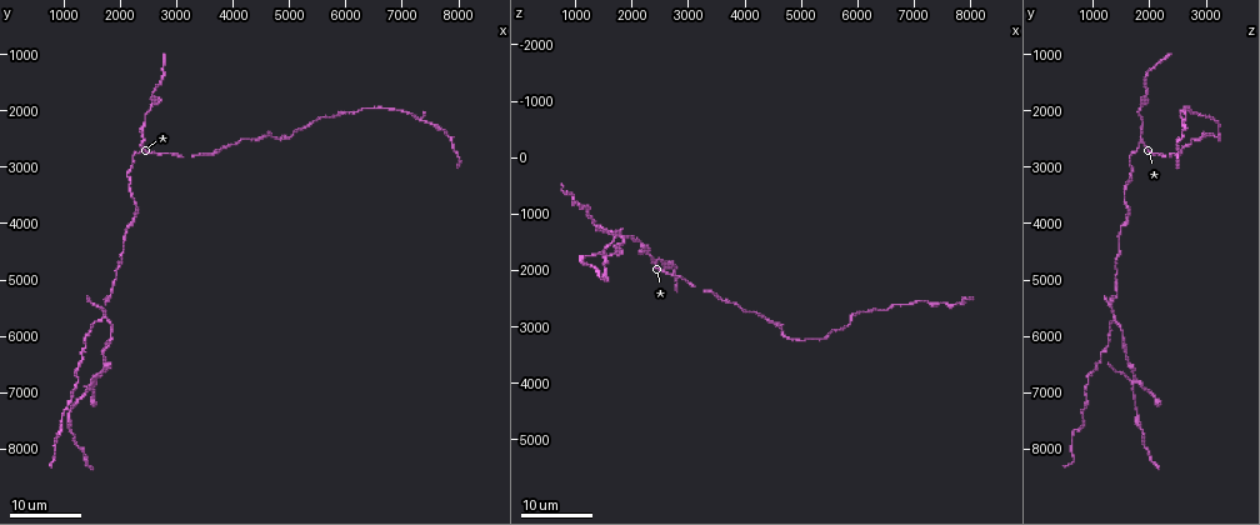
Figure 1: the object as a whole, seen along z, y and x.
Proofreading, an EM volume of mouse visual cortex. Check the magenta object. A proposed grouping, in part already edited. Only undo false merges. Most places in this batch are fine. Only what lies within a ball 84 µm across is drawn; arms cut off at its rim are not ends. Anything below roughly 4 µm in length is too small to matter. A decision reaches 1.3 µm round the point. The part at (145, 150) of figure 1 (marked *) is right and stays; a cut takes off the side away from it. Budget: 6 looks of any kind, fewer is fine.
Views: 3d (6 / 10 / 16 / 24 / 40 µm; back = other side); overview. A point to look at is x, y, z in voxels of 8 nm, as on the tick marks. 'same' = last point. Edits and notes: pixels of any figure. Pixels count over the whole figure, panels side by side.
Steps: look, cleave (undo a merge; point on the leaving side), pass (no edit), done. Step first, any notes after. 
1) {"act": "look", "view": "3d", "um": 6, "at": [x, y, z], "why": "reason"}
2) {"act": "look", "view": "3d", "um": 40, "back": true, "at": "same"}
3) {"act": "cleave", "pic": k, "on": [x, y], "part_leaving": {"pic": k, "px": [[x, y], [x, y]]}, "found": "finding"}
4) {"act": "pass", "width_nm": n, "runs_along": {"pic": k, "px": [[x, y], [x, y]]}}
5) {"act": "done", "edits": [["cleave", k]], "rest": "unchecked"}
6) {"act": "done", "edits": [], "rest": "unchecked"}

{"act": "look", "view": "3d", "um": 16, "at": [2400, 2550, 1850], "why": "three-way junction"}

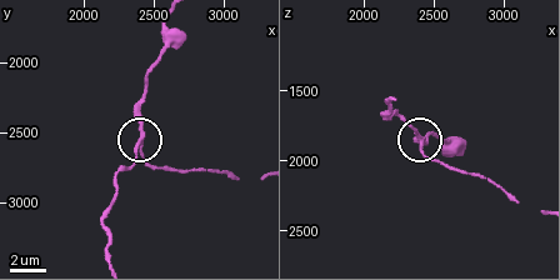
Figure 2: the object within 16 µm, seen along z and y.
{"act": "look", "view": "3d", "um": 6, "at": [2400, 2560, 1860]}

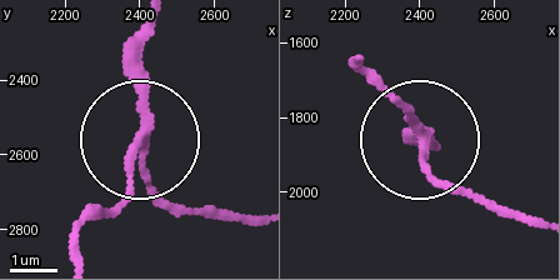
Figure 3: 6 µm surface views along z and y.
{"act": "pass", "width_nm": 170, "runs_along": {"pic": 3, "px": [[153, 186], [145, 23]]}, "found": "all the same cell"}

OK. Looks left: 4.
{"act": "look", "view": "3d", "um": 24, "at": [2600, 1650, 1950], "why": "sudden change in width"}

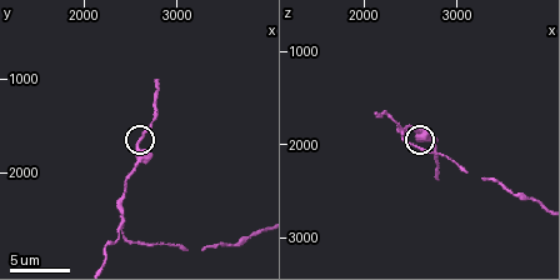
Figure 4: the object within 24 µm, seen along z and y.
{"act": "look", "view": "3d", "um": 6, "at": "same", "why": "closer look"}

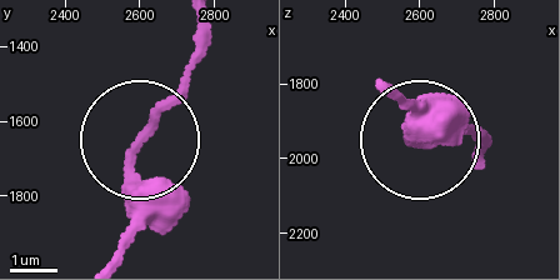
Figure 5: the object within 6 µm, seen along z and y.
{"act": "pass", "runs_along": {"pic": 5, "px": [[114, 255], [134, 148], [209, 44]]}, "found": "one cell here"}

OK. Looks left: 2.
{"act": "look", "view": "3d", "um": 16, "at": [1700, 5700, 1400], "why": "three arms meet"}

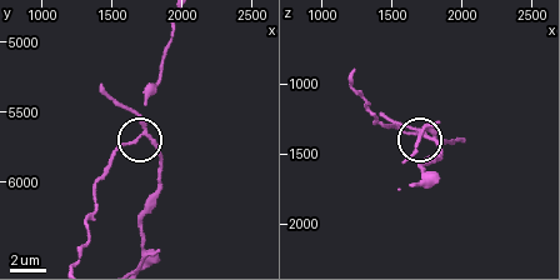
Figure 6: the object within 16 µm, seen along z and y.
{"act": "look", "view": "3d", "um": 10, "at": "same"}

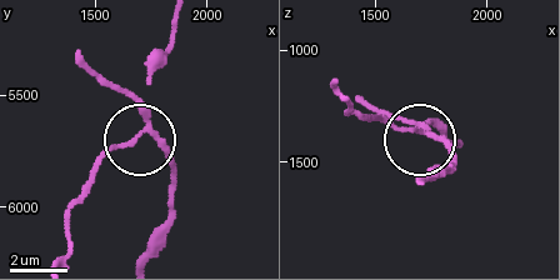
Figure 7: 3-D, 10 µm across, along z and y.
{"act": "cleave", "pic": 7, "on": [173, 160], "width_nm": 170, "found": "a second cell is stuck on"}

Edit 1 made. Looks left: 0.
{"act": "done", "edits": [["cleave", 7]], "rest": "unchecked"}

